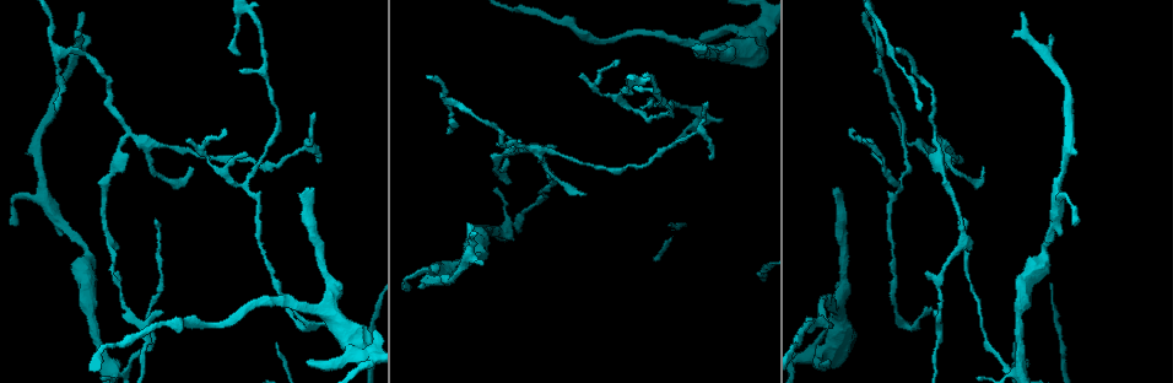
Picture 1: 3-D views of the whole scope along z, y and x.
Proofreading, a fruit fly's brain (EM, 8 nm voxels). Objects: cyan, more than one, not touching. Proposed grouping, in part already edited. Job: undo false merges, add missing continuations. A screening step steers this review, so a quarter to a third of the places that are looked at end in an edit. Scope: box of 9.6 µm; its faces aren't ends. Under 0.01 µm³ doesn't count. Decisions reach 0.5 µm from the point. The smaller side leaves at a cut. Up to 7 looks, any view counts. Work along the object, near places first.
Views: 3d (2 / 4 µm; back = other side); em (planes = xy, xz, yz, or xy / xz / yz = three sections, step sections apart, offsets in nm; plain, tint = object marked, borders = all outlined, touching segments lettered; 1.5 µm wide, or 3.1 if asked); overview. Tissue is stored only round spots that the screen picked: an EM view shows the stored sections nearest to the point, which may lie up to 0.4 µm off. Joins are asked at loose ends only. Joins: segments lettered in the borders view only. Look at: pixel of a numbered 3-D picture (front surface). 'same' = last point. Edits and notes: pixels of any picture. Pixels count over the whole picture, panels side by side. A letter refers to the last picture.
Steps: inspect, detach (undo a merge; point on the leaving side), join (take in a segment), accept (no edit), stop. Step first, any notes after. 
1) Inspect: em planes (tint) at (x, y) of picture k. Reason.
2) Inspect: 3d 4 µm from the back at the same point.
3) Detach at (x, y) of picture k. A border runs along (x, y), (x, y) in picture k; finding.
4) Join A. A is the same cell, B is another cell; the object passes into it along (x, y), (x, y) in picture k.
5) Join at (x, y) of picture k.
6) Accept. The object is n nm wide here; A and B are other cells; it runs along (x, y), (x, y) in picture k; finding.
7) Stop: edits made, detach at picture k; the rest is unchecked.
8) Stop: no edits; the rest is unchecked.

Inspect: em planes (plain) at (240, 53) of picture 1. Tapers out.

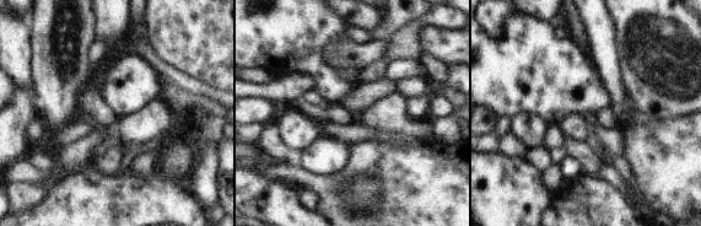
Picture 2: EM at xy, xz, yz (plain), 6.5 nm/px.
Inspect: em planes (tint) at the same point.

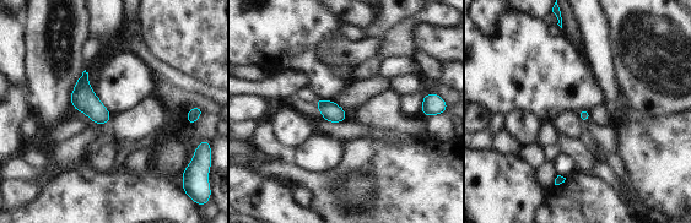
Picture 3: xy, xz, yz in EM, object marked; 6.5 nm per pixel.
Inspect: em planes (borders) at the same point.

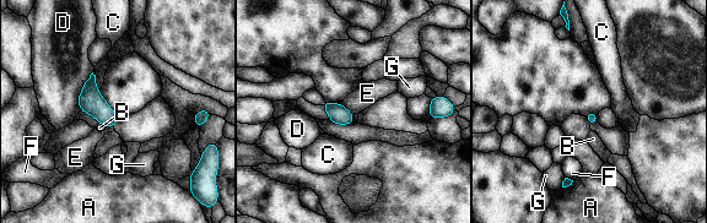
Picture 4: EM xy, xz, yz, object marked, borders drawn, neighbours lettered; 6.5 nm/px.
Accept. The object is 70 nm wide here; A, B, C, D, E, F and G are other cells; a border runs along (339, 102), (352, 114) in picture 4; none of them fits.

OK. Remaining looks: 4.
Inspect: 3d 2 µm at (185, 140) of picture 1.

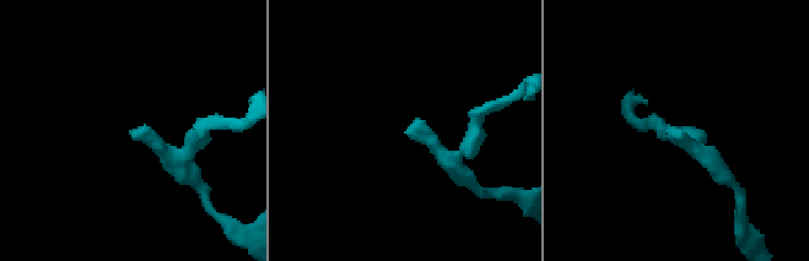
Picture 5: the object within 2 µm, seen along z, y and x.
Inspect: em planes (borders) at (675, 133) of picture 5.

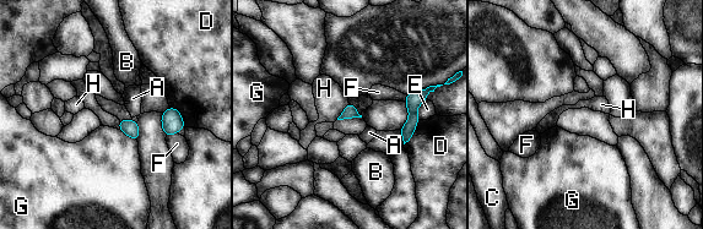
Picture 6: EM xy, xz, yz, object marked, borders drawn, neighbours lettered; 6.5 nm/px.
Accept. A, B, C, D, E, F, G and H are other cells; a border runs along (119, 129), (136, 141) in picture 6; no lettered segment goes on from it.

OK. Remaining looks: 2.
Inspect: em planes (plain) at (708, 102) of picture 1. An open end.

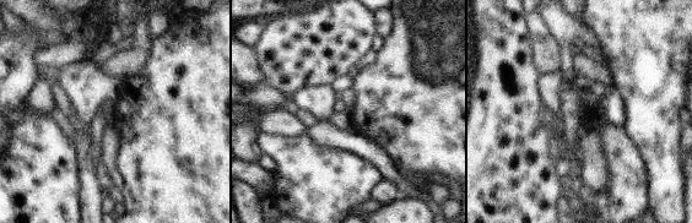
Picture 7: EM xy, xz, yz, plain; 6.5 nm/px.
Inspect: em planes (borders) at the same point.

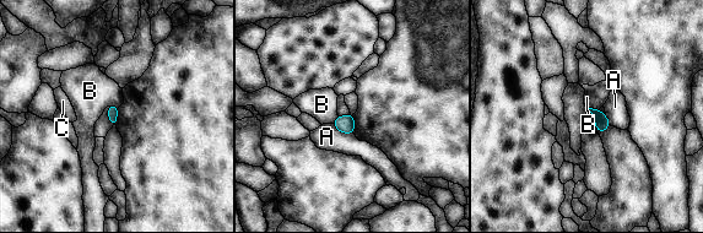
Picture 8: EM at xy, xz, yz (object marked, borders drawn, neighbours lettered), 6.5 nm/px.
Accept. The longest contact is with A, 160 nm; A, B and C are other cells; no lettered segment goes on from it.

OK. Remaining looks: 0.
Stop: no edits; the rest is unchecked.

